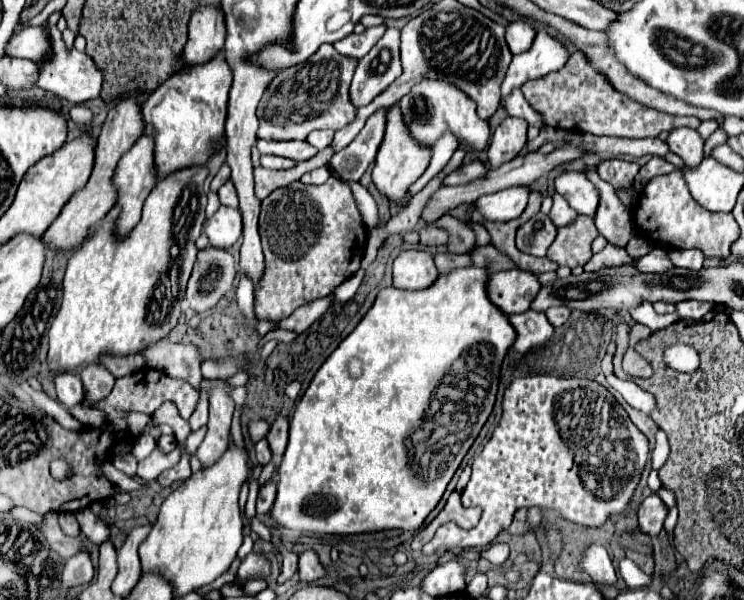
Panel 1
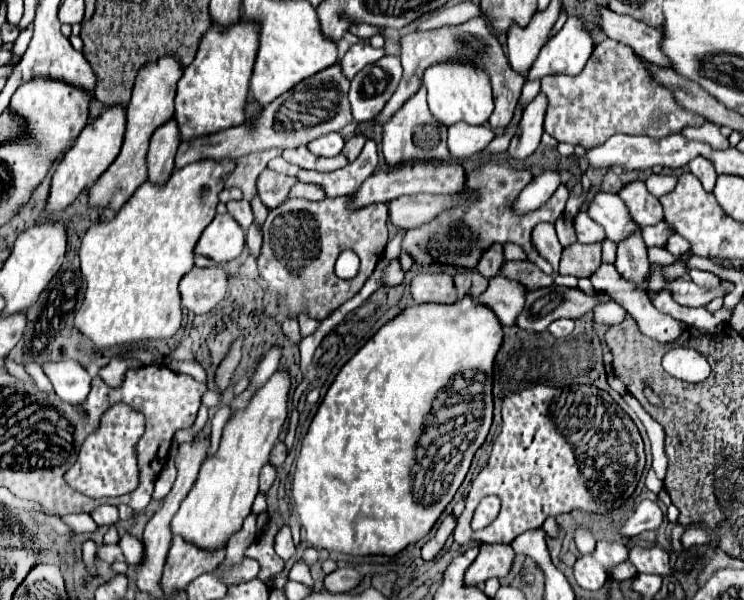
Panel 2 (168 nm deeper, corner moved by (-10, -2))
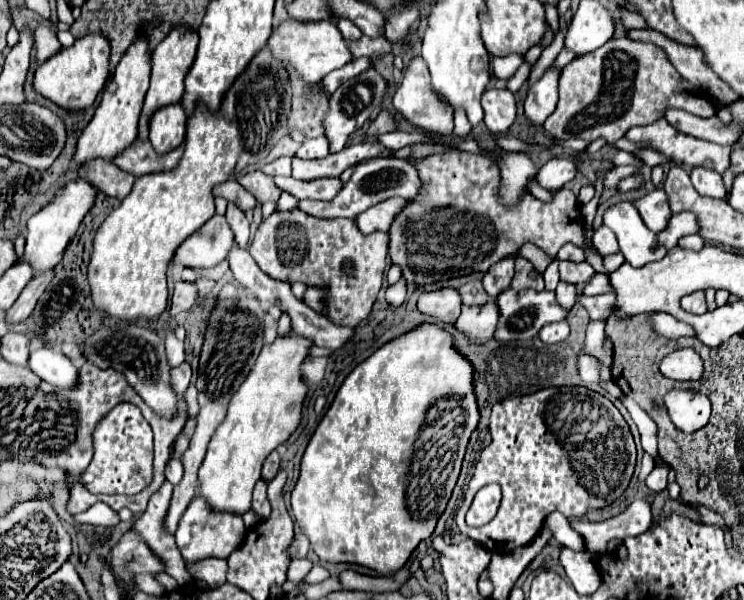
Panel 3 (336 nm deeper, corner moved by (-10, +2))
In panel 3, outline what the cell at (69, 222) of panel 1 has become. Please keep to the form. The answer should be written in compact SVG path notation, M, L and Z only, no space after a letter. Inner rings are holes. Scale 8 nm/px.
M179 25L179 29L171 29L171 33L155 47L153 51L153 71L151 71L151 87L145 95L145 105L143 105L143 113L139 119L139 139L145 141L147 139L147 129L149 129L149 117L153 111L157 111L163 105L171 105L181 101L183 93L185 93L185 75L189 73L193 61L195 61L195 53L197 53L197 41L199 35L197 31L189 31L185 25Z

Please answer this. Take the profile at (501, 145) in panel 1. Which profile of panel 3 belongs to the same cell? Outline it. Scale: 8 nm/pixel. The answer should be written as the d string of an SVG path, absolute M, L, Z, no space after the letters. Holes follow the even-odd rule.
M549 67L549 69L545 69L543 77L529 87L529 93L527 93L527 99L525 99L525 115L531 123L543 125L543 121L555 109L559 73L561 73L561 69Z

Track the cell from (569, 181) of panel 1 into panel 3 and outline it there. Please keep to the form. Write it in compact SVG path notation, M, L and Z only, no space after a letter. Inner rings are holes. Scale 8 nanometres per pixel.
M631 203L607 209L603 223L617 235L621 253L629 265L643 267L667 255L667 249L657 243L657 235L645 227L639 211Z

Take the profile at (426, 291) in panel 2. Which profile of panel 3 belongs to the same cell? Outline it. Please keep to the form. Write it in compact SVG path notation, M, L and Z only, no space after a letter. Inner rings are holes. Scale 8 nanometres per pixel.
M441 289L431 293L421 293L419 311L439 323L453 325L461 313L461 297L455 289Z

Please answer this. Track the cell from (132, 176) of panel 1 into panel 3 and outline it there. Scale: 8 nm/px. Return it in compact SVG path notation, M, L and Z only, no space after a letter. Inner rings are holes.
M181 103L157 109L149 119L149 141L157 153L177 149L185 139L187 115Z

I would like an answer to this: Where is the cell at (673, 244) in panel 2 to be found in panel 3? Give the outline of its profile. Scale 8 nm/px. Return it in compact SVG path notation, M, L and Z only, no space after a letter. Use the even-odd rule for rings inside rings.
M687 235L687 237L683 237L683 239L679 241L679 247L683 247L683 249L693 249L693 251L699 251L703 245L705 245L705 241L703 241L701 235Z

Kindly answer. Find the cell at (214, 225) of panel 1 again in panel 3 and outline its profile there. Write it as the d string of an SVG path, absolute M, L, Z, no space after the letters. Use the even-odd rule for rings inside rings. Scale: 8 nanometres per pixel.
M213 215L201 229L189 235L177 249L173 263L191 269L215 267L233 247L233 235L223 215Z

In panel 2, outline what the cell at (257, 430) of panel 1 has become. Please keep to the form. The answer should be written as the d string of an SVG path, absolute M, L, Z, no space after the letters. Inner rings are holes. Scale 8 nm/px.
M279 369L255 393L245 411L229 417L219 451L201 465L195 485L171 521L173 535L183 537L183 541L203 551L221 551L227 547L227 541L241 529L243 519L249 515L255 495L259 493L259 471L269 461L269 453L287 419L287 393L289 375Z

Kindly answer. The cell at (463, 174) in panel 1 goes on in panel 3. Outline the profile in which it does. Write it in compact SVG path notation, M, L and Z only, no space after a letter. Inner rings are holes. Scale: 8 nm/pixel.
M373 159L359 163L347 181L347 185L337 193L331 201L299 201L299 209L311 217L323 217L323 219L337 219L337 217L357 217L361 211L389 199L389 197L403 197L411 199L419 191L419 177L413 165L409 165L405 159Z

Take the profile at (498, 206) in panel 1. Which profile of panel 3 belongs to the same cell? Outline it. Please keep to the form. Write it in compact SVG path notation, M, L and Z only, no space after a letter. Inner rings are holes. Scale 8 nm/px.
M553 157L551 161L547 161L539 173L537 173L537 181L541 187L545 189L559 189L563 187L565 183L569 183L573 177L575 177L575 171L577 171L577 165L573 159L559 159L559 157Z

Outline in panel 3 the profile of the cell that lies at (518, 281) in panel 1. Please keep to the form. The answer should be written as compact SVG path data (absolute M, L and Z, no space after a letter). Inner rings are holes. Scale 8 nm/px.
M489 299L489 303L483 307L463 305L461 315L455 323L455 329L461 331L471 343L483 345L483 343L487 343L487 339L493 337L497 321L499 321L497 305L493 299Z

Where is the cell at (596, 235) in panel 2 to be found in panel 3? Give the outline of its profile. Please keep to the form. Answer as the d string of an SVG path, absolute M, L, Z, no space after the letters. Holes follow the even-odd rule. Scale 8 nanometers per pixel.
M601 225L599 229L593 231L593 245L597 247L597 251L601 255L613 255L619 253L619 245L617 245L617 237L611 229L607 229L605 225Z

